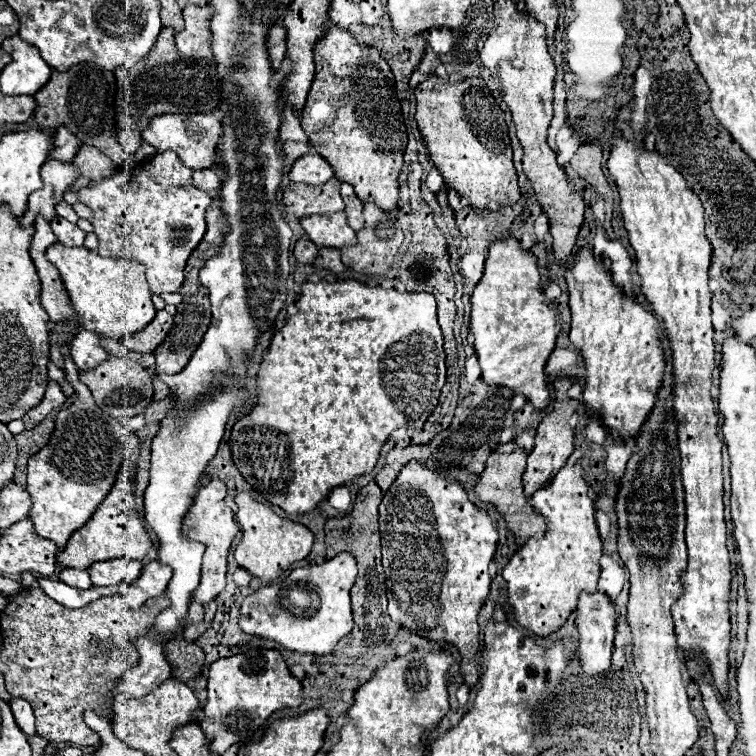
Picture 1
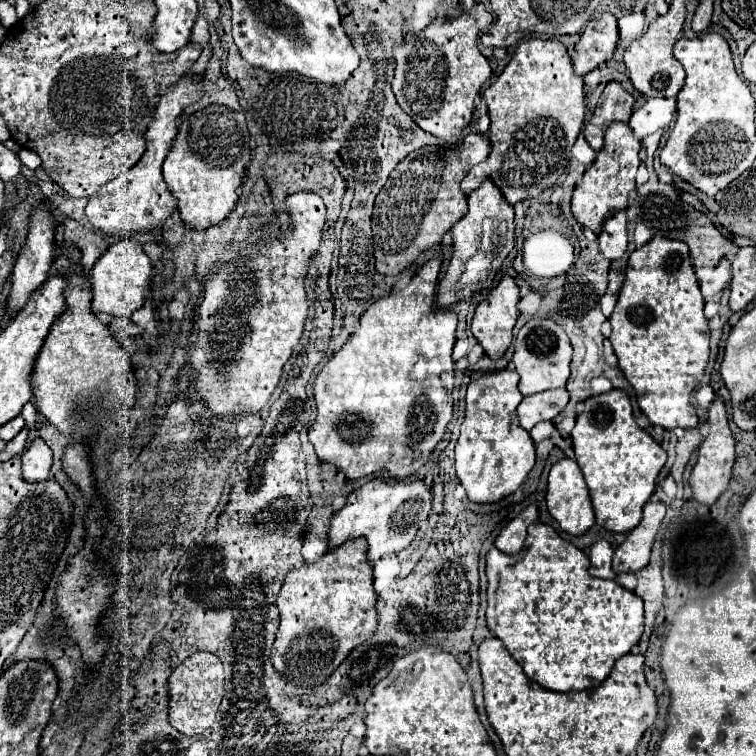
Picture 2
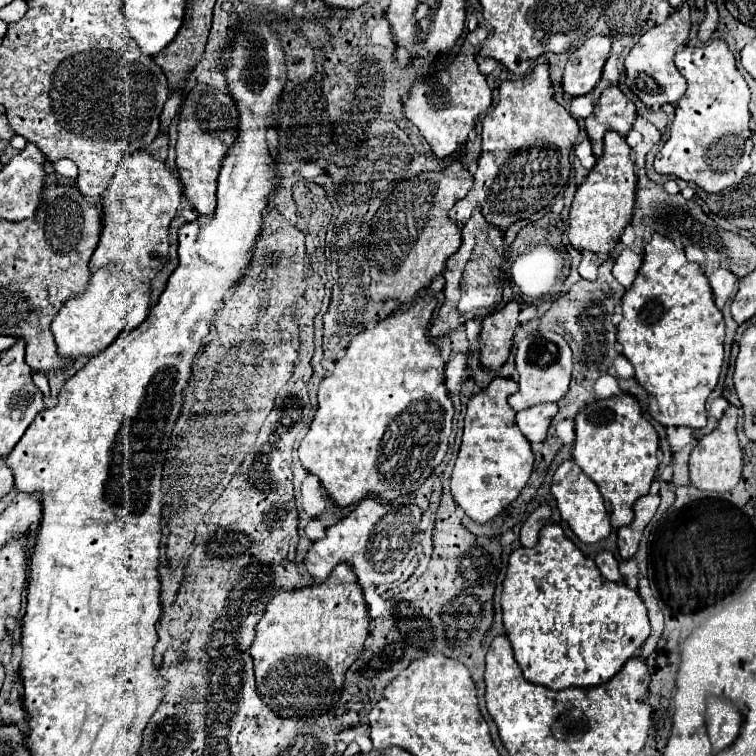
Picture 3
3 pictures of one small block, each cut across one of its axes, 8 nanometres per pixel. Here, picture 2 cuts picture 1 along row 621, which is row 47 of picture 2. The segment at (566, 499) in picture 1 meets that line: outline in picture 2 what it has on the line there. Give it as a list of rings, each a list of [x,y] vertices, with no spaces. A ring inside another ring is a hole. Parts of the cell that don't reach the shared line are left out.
[[[528,38],[526,42],[518,44],[504,72],[496,78],[496,84],[490,84],[490,88],[484,92],[484,100],[488,104],[488,114],[490,114],[488,138],[492,142],[492,150],[484,162],[474,166],[466,174],[466,178],[462,180],[462,192],[470,194],[480,186],[482,180],[492,178],[510,204],[536,198],[538,194],[542,194],[542,190],[554,186],[568,168],[566,158],[570,156],[570,150],[576,142],[578,132],[582,130],[584,116],[586,116],[584,76],[574,74],[572,60],[562,42],[550,38],[548,40]]]

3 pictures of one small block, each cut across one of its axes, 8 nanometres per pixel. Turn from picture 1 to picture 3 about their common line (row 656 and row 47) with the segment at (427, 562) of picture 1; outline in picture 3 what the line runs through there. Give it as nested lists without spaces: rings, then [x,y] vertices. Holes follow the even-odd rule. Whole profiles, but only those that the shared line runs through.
[[[478,26],[466,36],[460,54],[450,66],[446,66],[446,70],[438,72],[438,76],[424,78],[412,86],[412,92],[404,106],[404,114],[420,130],[420,134],[426,138],[438,158],[446,158],[452,152],[460,150],[470,140],[470,132],[474,130],[478,118],[490,110],[492,92],[486,84],[486,76],[478,70],[478,64],[474,60],[476,46],[486,38],[486,28]]]

